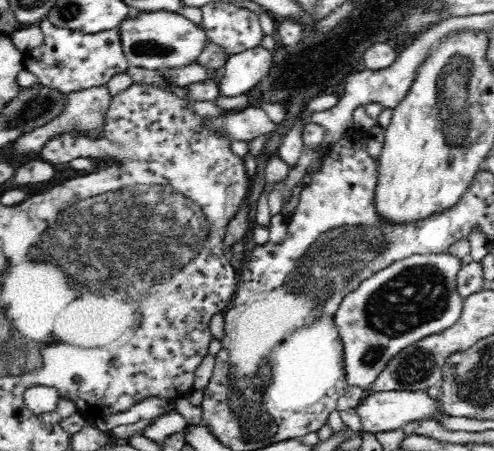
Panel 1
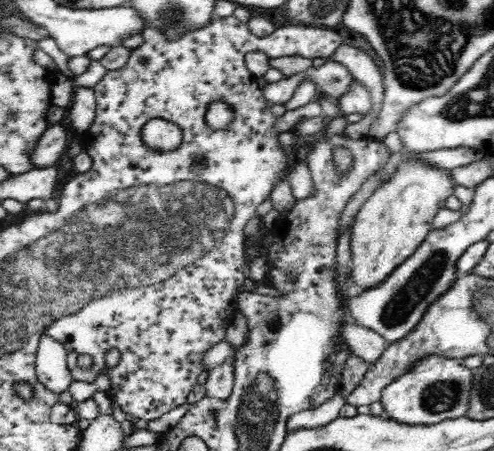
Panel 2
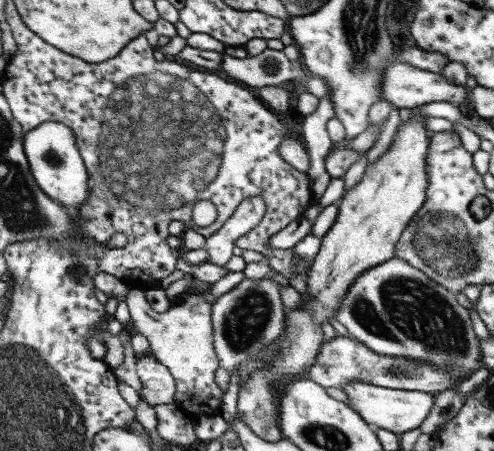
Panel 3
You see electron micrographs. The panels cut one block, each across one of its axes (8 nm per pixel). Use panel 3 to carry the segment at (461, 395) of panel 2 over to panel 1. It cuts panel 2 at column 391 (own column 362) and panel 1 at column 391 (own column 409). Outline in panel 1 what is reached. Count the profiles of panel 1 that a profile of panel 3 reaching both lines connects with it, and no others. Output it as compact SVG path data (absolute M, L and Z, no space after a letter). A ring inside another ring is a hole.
M390 390L390 392L368 392L368 396L362 400L362 404L356 408L358 416L362 420L364 432L392 432L404 428L408 422L414 420L432 420L438 416L440 406L438 398L428 398L424 390Z

